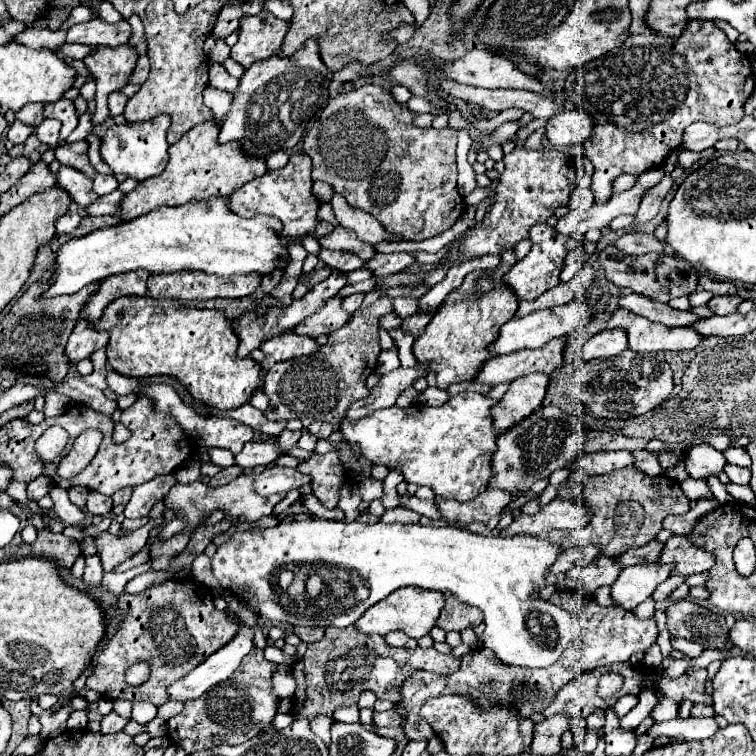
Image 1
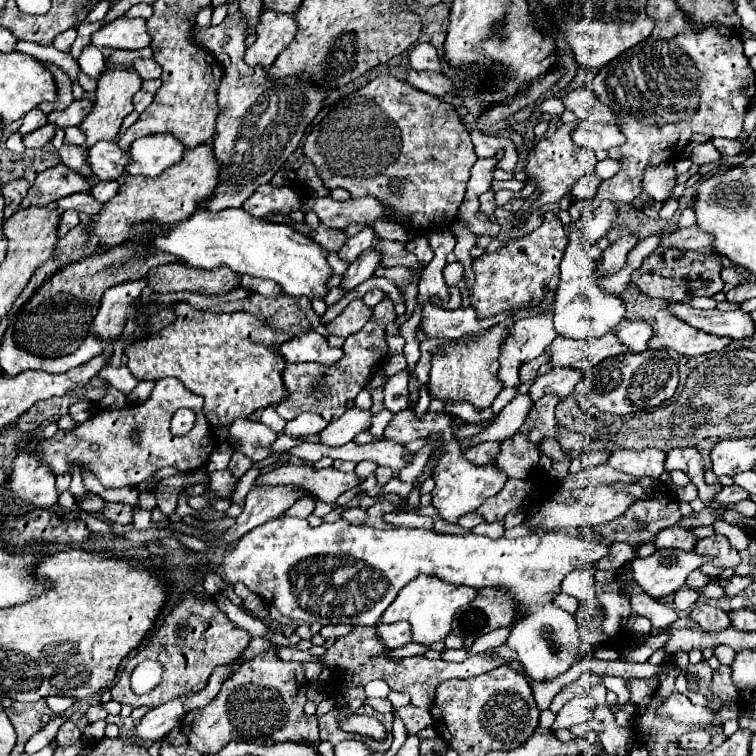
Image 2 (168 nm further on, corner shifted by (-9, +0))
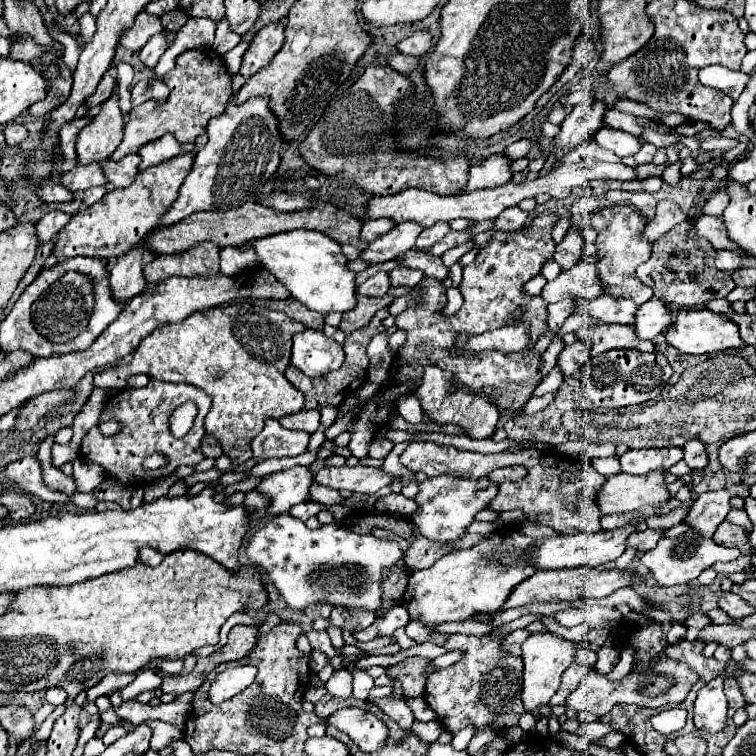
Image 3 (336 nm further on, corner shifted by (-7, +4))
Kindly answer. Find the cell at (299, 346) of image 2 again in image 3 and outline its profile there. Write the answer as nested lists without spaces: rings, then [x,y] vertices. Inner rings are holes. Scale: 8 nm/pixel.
[[[306,328],[300,334],[294,334],[292,348],[292,366],[304,372],[306,376],[324,376],[332,370],[338,370],[344,362],[344,350],[334,338],[324,336],[324,332]]]

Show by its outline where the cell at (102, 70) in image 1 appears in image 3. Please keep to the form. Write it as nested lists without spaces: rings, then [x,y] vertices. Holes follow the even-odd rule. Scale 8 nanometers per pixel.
[[[114,94],[102,104],[102,112],[78,134],[78,164],[92,164],[110,158],[122,140],[122,130],[124,116],[118,108],[118,94]]]

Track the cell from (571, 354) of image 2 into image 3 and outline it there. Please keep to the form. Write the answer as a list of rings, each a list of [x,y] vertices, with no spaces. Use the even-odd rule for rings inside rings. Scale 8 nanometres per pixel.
[[[598,324],[598,326],[586,326],[580,328],[578,340],[590,340],[592,342],[592,356],[598,356],[606,350],[614,348],[634,348],[640,352],[654,352],[652,340],[640,340],[636,336],[634,326],[622,326],[622,324]]]

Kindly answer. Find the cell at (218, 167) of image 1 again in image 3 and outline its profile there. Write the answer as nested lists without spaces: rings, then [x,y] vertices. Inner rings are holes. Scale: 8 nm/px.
[[[182,154],[174,160],[168,160],[166,164],[146,168],[138,172],[132,186],[108,192],[98,204],[82,206],[78,214],[74,214],[72,220],[56,236],[56,244],[52,250],[56,260],[62,262],[72,256],[112,258],[126,252],[126,248],[138,244],[138,240],[142,240],[144,234],[158,224],[160,216],[178,198],[178,188],[192,168],[192,158],[192,154]]]

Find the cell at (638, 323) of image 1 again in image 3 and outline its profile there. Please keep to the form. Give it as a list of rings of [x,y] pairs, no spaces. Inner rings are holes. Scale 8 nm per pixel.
[[[680,310],[666,332],[666,342],[684,354],[746,348],[738,334],[738,326],[710,310]]]

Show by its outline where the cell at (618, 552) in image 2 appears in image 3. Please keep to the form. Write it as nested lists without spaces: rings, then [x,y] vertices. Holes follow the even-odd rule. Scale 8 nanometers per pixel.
[[[646,528],[644,532],[634,532],[630,536],[630,546],[636,546],[638,550],[642,552],[648,552],[652,548],[656,548],[656,542],[664,536],[666,530],[652,530],[652,528]]]

